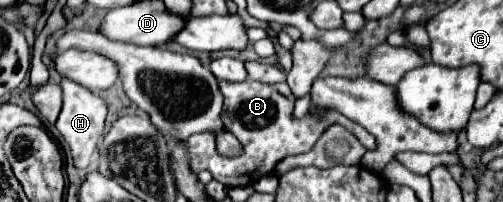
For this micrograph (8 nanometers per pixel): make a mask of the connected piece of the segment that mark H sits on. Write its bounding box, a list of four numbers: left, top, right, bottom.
[56,79,106,169]

